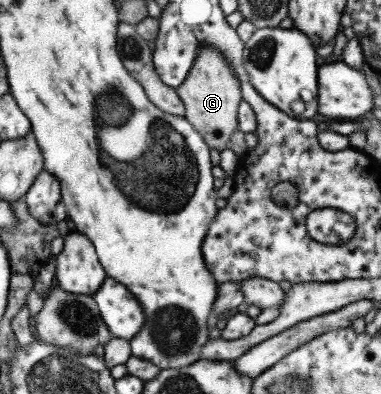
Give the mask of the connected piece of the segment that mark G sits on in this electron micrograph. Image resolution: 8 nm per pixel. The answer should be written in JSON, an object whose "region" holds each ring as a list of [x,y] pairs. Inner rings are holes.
{"region":[[[201,43],[195,52],[196,59],[189,74],[174,90],[183,104],[184,118],[201,135],[208,148],[221,152],[227,149],[229,137],[237,129],[237,109],[242,100],[239,80],[233,76],[225,59],[222,59],[221,51]]]}

